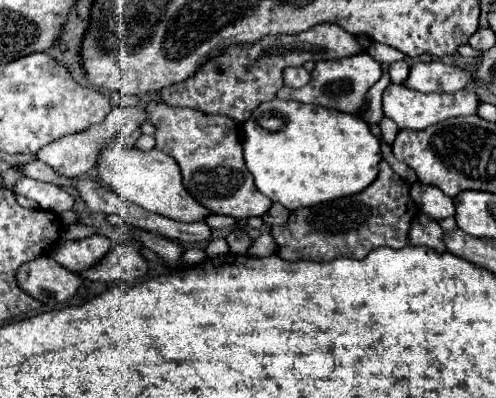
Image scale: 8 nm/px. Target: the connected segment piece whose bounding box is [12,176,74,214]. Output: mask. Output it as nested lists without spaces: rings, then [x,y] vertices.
[[[26,176],[16,180],[12,192],[36,200],[44,210],[50,210],[54,214],[60,214],[60,212],[70,210],[74,206],[74,196],[68,194],[66,190],[62,190],[60,186],[40,182],[40,180],[32,180]]]

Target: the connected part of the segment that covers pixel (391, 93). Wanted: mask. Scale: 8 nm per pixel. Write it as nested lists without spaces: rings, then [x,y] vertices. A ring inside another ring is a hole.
[[[390,84],[384,90],[384,114],[388,118],[392,118],[398,128],[408,128],[408,130],[422,130],[426,126],[438,124],[446,118],[454,118],[454,116],[470,116],[476,114],[476,108],[480,104],[478,94],[470,92],[470,90],[460,90],[454,94],[442,94],[442,92],[430,92],[430,94],[422,94],[416,90],[410,90],[406,86],[400,84]]]

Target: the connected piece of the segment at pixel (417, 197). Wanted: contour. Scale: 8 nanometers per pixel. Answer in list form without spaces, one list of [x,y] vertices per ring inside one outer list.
[[[420,182],[412,184],[410,190],[414,202],[420,206],[424,214],[428,214],[434,220],[442,220],[448,216],[454,216],[454,200],[446,196],[440,188],[436,186],[424,186]]]

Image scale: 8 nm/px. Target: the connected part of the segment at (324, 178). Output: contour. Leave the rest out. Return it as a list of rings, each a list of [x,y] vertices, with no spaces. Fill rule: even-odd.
[[[278,98],[260,104],[252,112],[250,120],[242,124],[240,140],[256,188],[288,210],[362,192],[376,180],[382,160],[380,140],[360,116]],[[270,118],[280,120],[276,130],[262,126]]]

